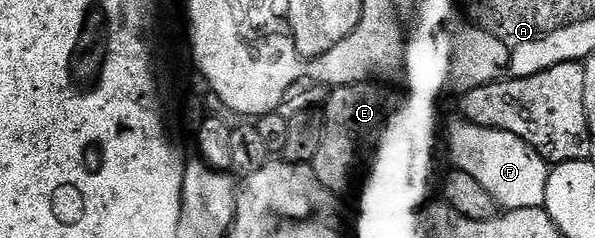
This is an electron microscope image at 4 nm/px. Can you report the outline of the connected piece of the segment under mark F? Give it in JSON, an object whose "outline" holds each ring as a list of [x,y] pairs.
{"outline":[[[464,118],[458,121],[447,128],[447,148],[453,151],[453,160],[457,163],[454,165],[471,174],[471,178],[475,178],[475,182],[479,182],[479,186],[483,186],[483,190],[487,190],[502,209],[542,207],[551,168],[541,155],[515,134],[480,128]]]}

